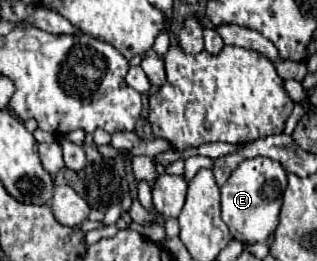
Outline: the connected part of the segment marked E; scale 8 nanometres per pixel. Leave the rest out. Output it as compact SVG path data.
M256 156L240 162L240 166L230 174L222 190L222 220L226 222L234 240L242 244L266 242L272 238L278 216L282 208L282 192L286 190L286 170L280 162Z

